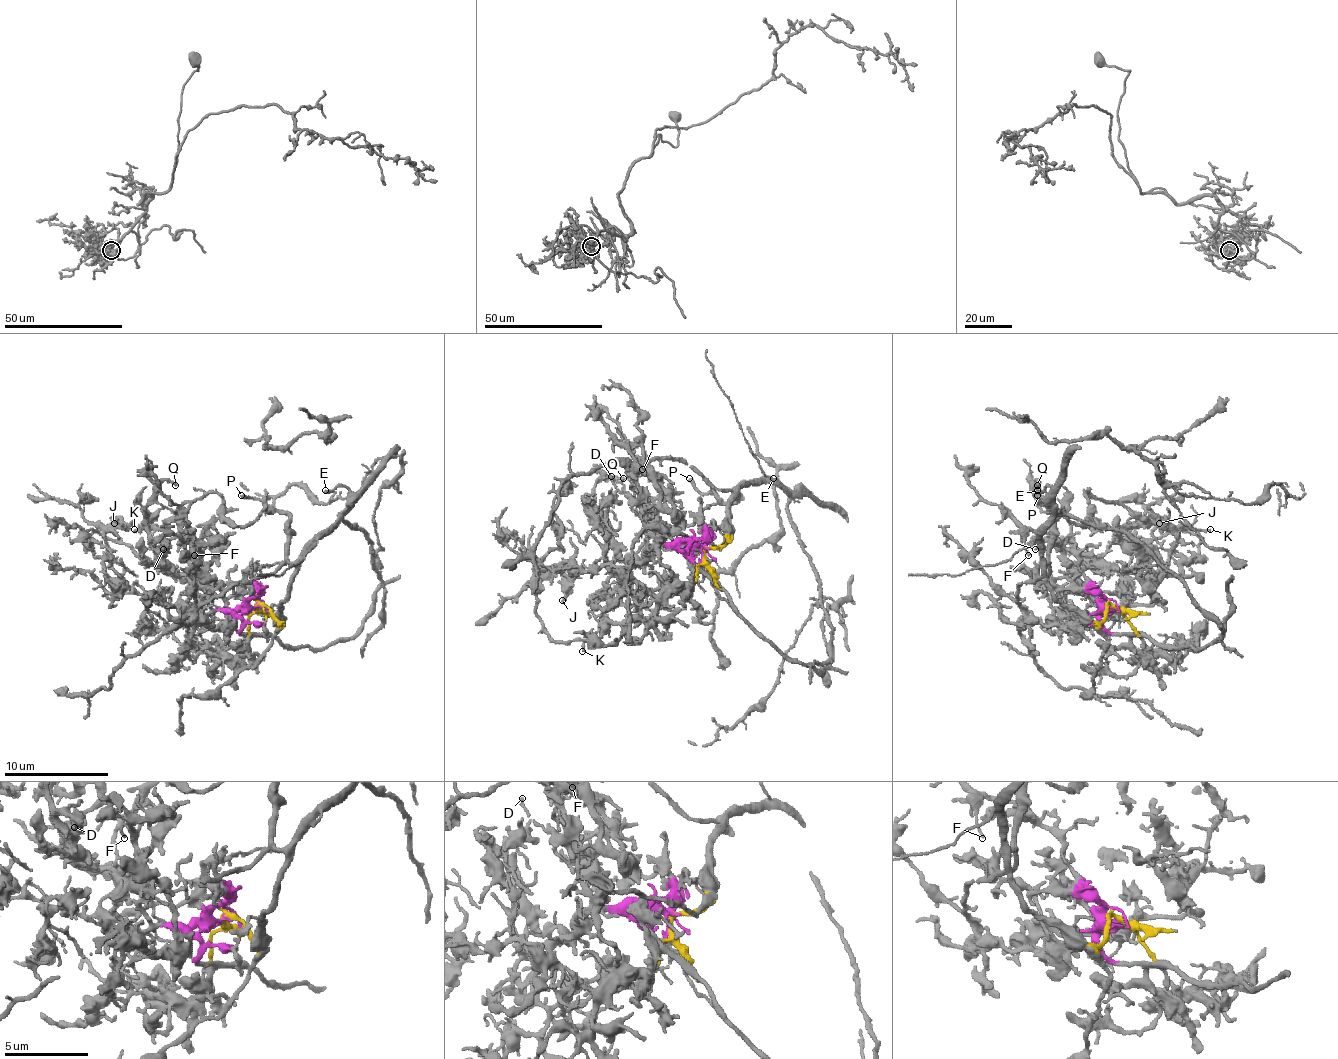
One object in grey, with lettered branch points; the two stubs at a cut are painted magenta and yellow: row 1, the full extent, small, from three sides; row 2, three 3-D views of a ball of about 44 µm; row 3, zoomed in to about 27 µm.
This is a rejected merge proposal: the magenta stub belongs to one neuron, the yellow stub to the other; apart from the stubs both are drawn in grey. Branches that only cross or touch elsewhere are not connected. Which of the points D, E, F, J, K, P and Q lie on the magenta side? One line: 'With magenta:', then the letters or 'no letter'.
With magenta: D, F, J, Q

